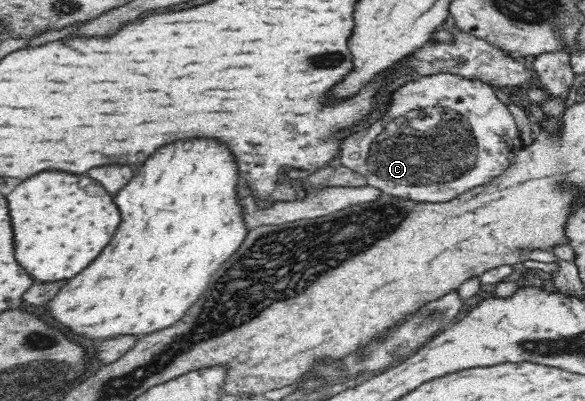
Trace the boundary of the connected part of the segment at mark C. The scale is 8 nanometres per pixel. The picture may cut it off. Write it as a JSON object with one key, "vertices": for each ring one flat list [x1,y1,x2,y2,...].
{"vertices":[[449,73,427,75,411,81,393,93,393,103,377,123,343,141,339,163,361,174,367,184,380,189,385,195,419,203,445,203,465,191,485,185,509,169,525,148,514,118,497,99,493,89,481,80,469,81]]}

